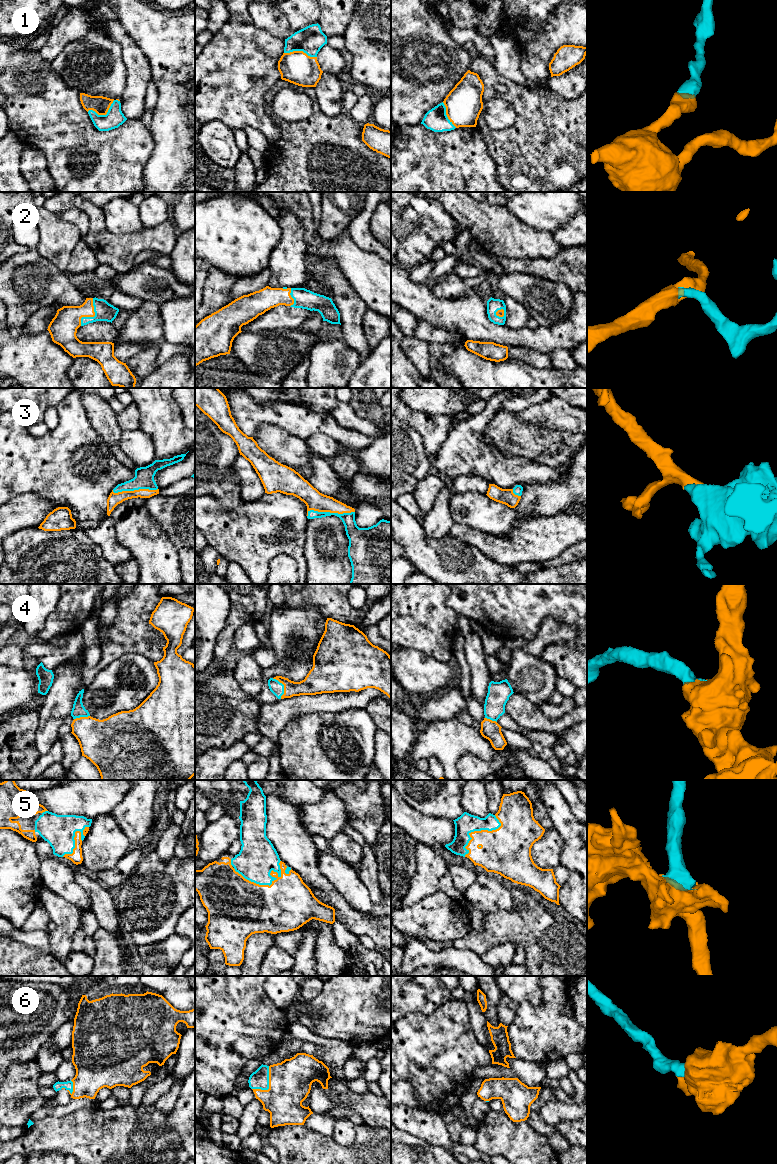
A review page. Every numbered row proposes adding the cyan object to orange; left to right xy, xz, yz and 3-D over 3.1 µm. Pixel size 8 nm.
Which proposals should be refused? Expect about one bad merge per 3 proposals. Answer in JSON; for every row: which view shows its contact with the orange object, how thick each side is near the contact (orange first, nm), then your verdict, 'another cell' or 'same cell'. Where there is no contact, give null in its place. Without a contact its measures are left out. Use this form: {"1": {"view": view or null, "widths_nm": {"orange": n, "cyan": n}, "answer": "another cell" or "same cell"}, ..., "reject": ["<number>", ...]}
{"1": {"view": "xy", "widths_nm": {"orange": 140, "cyan": 150}, "answer": "same cell"}, "2": {"view": "xy", "widths_nm": {"orange": 220, "cyan": 150}, "answer": "same cell"}, "3": {"view": "xz", "widths_nm": {"orange": 160, "cyan": 110}, "answer": "same cell"}, "4": {"view": "xz", "widths_nm": {"orange": 180, "cyan": 110}, "answer": "same cell"}, "5": {"view": "xz", "widths_nm": {"orange": 480, "cyan": 300}, "answer": "same cell"}, "6": {"view": "xz", "widths_nm": {"orange": 340, "cyan": 150}, "answer": "same cell"}, "reject": []}

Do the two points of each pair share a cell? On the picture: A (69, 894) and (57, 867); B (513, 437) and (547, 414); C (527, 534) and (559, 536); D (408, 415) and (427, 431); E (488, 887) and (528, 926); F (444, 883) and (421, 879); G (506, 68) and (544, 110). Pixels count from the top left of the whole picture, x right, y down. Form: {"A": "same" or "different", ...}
{"A": "same", "B": "different", "C": "same", "D": "same", "E": "different", "F": "different", "G": "different"}

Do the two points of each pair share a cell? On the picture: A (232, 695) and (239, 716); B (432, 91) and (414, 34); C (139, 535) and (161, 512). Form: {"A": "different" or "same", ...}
{"A": "same", "B": "same", "C": "different"}

